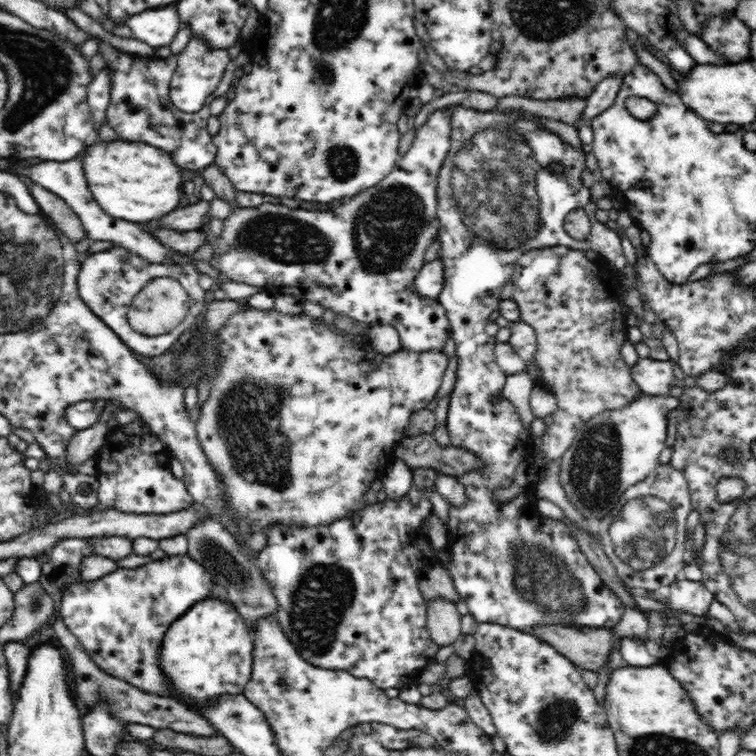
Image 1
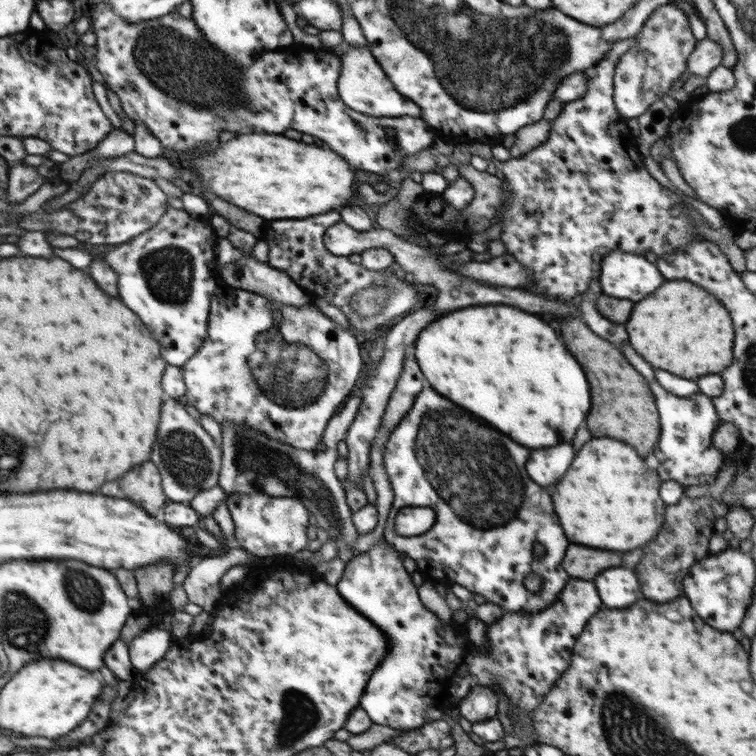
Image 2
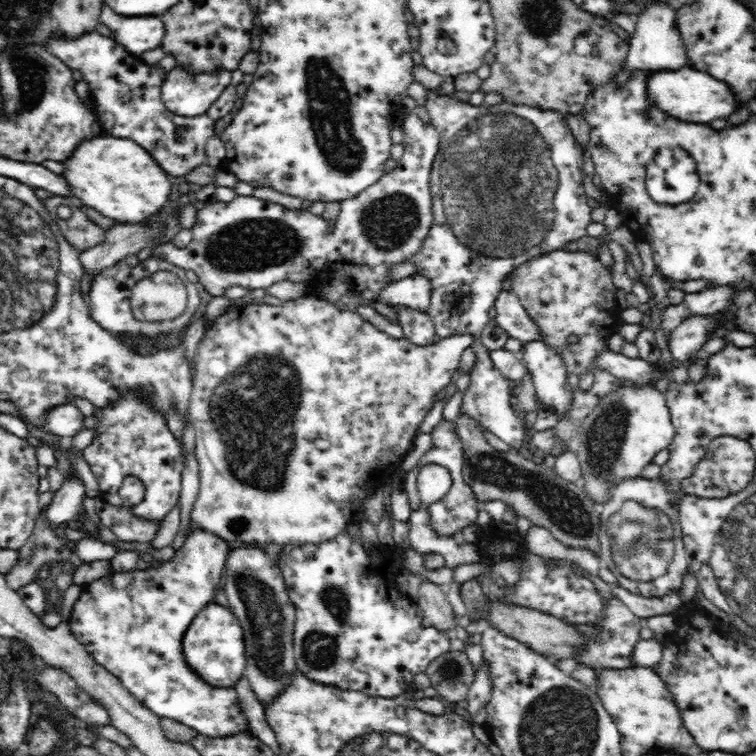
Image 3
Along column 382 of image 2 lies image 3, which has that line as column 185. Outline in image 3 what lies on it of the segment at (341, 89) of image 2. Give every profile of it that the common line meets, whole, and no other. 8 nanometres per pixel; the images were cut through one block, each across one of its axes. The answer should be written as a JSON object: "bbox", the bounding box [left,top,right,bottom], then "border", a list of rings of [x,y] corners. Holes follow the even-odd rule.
{"bbox":[162,66,231,116],"border":[[[183,66],[174,67],[162,83],[162,103],[177,116],[201,116],[228,88],[231,78],[231,71],[226,69],[193,72]]]}

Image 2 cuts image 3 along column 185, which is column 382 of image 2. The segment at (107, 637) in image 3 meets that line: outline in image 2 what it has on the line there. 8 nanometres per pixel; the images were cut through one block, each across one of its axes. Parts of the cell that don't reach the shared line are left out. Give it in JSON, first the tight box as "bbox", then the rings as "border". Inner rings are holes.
{"bbox":[335,538,604,730],"border":[[[383,538],[376,541],[367,552],[354,555],[343,570],[343,574],[335,585],[339,596],[367,620],[370,620],[378,629],[384,632],[387,643],[387,654],[383,657],[376,670],[372,671],[364,694],[360,697],[359,706],[369,714],[371,722],[382,724],[400,730],[418,729],[429,723],[428,706],[436,706],[443,711],[459,708],[461,700],[468,694],[472,686],[494,686],[508,698],[510,704],[508,715],[514,718],[512,710],[516,710],[516,718],[532,715],[534,710],[542,704],[544,696],[548,694],[553,684],[568,670],[572,661],[572,654],[576,639],[586,627],[588,620],[604,608],[599,598],[594,582],[570,579],[564,589],[558,594],[556,601],[541,612],[532,616],[503,612],[502,618],[487,624],[489,650],[483,653],[468,640],[461,624],[440,624],[440,618],[427,610],[419,600],[416,586],[402,564],[398,550],[388,544]]]}

